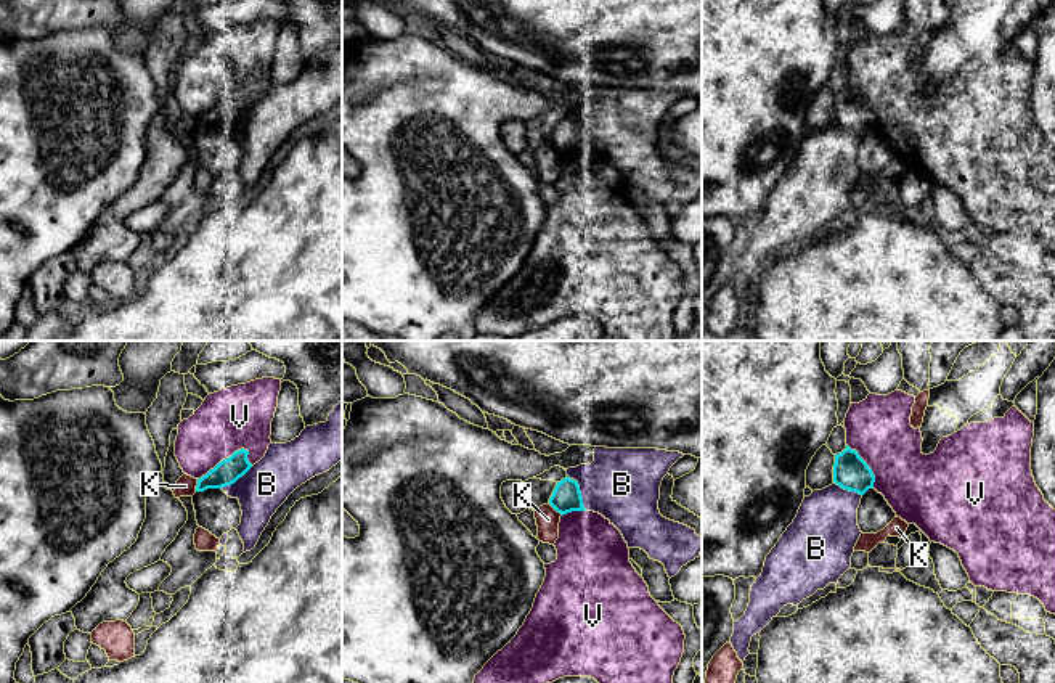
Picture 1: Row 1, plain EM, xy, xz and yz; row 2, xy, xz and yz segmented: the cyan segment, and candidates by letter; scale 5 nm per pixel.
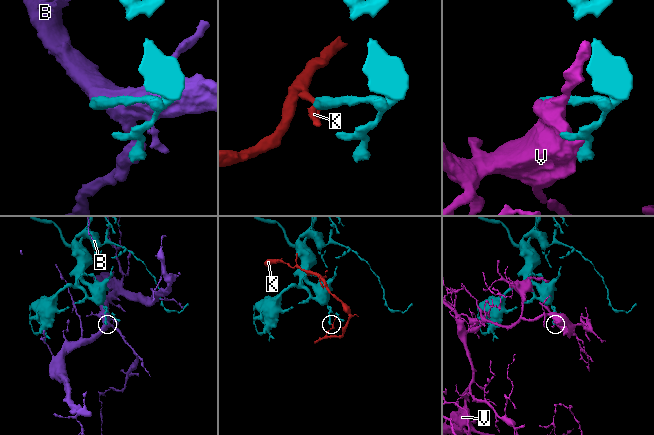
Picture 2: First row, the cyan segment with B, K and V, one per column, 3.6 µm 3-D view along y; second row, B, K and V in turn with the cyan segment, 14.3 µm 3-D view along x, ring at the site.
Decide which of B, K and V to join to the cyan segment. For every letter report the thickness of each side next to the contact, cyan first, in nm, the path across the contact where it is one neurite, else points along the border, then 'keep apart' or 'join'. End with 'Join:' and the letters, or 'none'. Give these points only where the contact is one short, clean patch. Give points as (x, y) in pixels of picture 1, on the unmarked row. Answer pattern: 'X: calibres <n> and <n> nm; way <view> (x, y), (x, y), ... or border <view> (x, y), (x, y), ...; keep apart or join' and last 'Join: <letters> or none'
B: calibres 140 and 360 nm; keep apart
K: calibres 140 and 120 nm; border xz (548, 143), (562, 155); keep apart
V: calibres 120 and 320 nm; keep apart
Join: none

